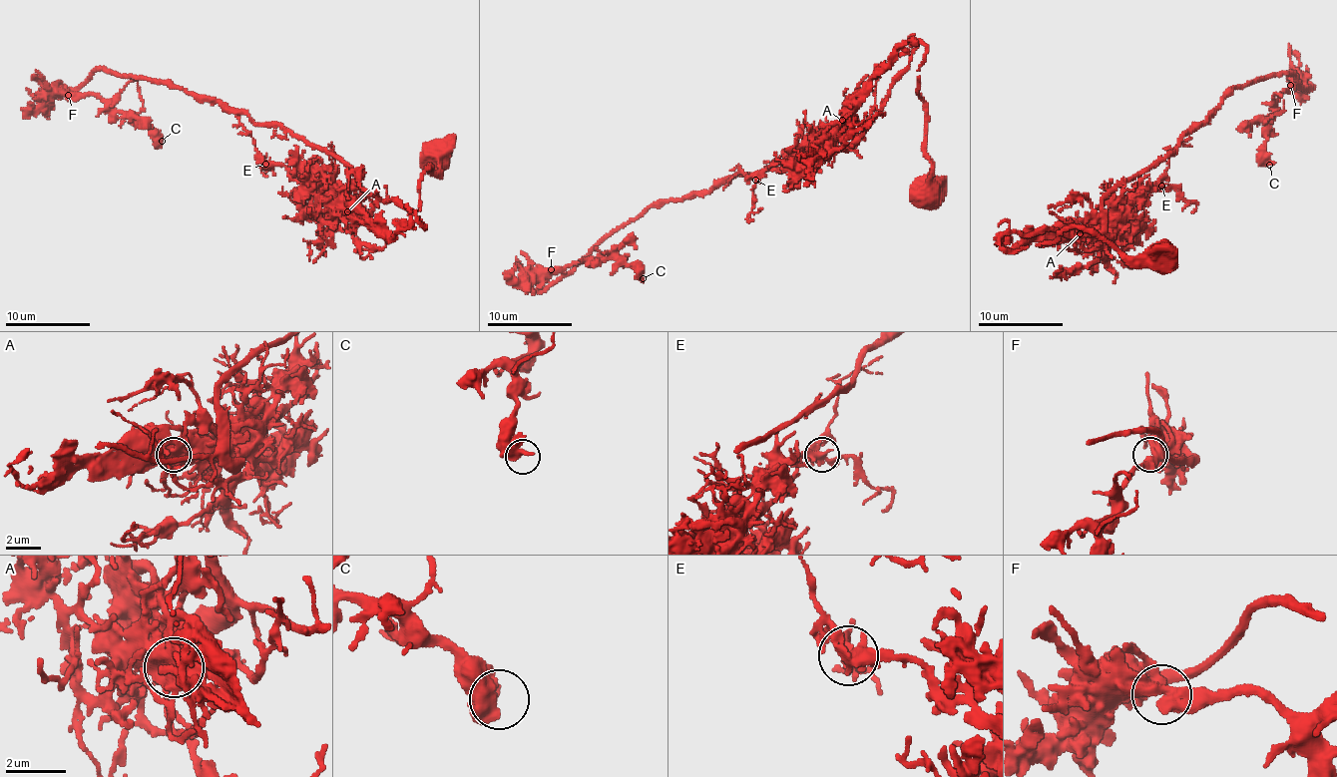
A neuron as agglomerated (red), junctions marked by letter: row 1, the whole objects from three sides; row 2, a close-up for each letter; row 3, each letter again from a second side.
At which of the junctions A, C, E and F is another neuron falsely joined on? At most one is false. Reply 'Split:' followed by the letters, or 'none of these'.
Split: A

